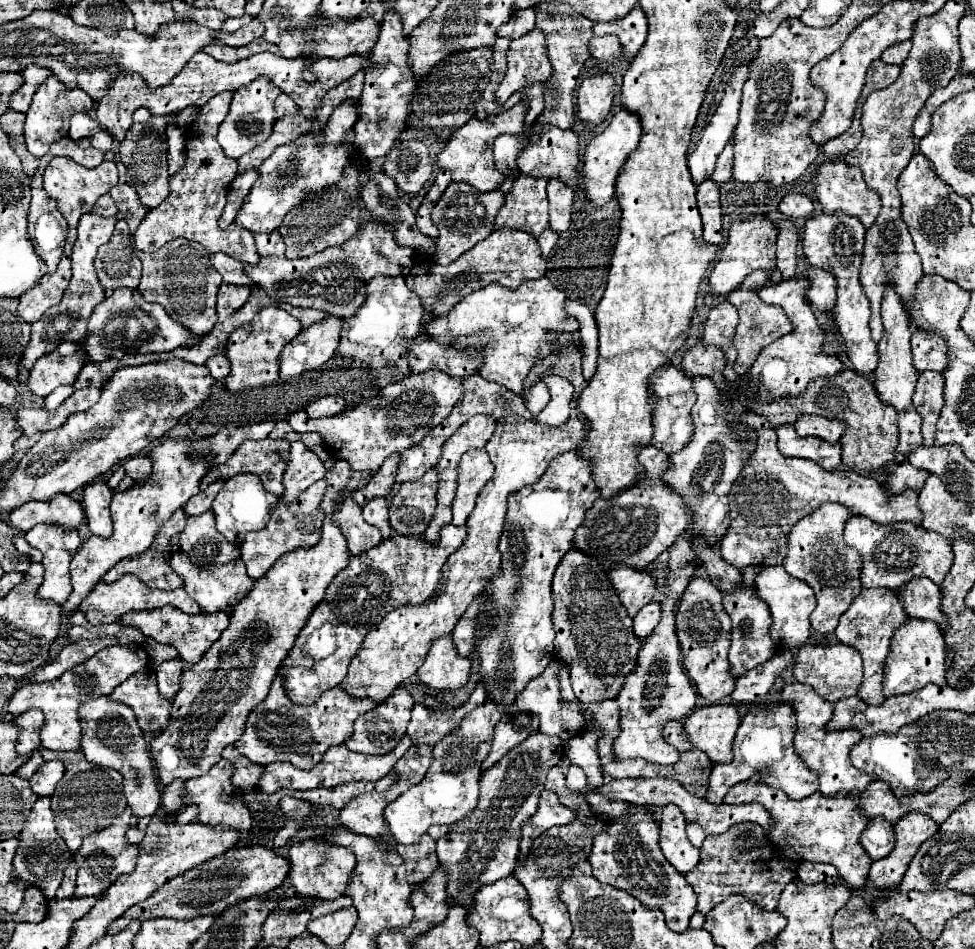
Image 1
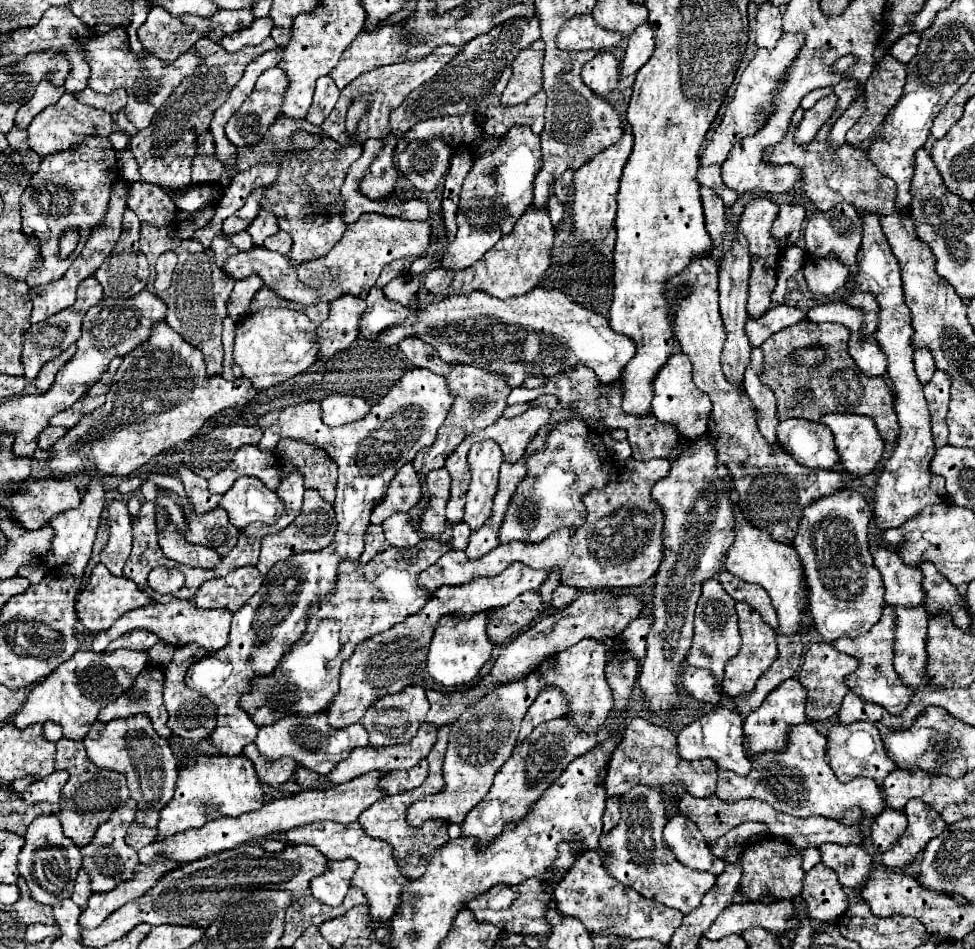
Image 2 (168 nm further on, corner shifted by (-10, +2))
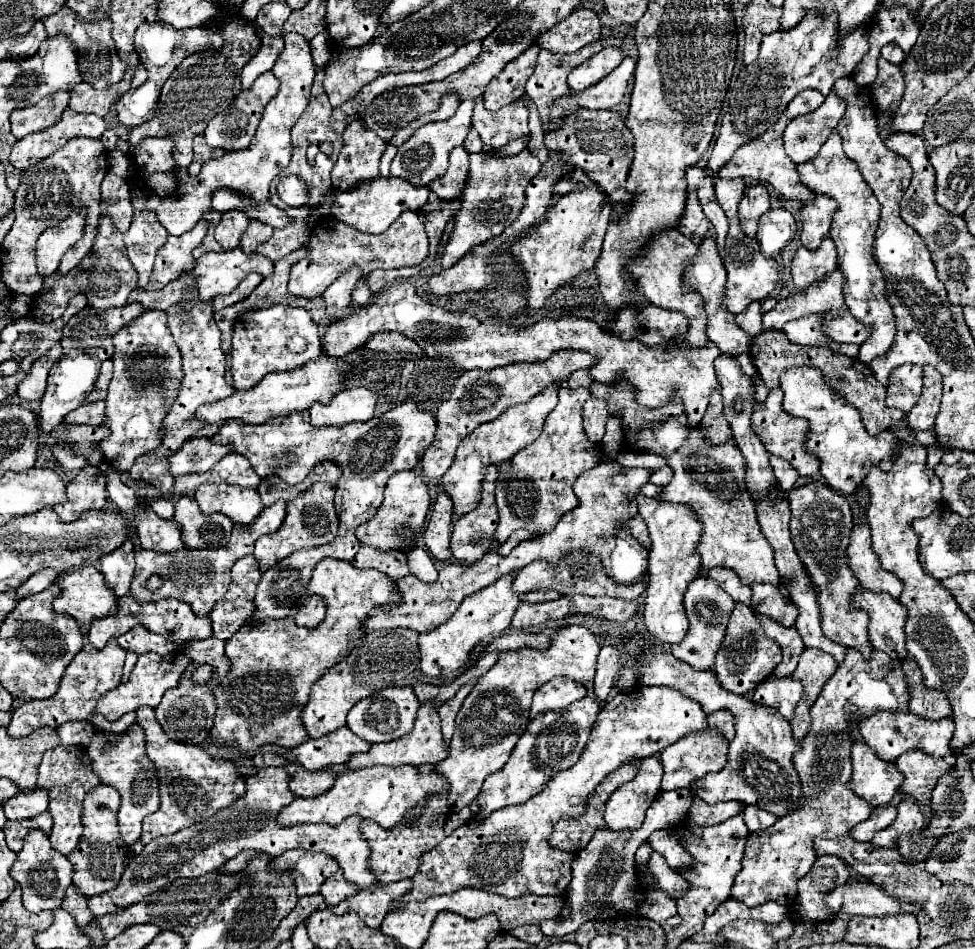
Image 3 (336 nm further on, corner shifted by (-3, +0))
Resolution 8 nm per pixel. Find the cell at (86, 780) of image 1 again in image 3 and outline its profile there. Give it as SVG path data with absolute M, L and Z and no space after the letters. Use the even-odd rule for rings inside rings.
M57 745L55 749L49 749L43 755L43 761L39 765L37 787L47 789L49 793L49 813L53 817L53 829L49 833L49 839L53 849L57 849L59 853L69 855L77 847L79 837L83 835L83 825L81 825L83 799L97 785L101 785L101 779L91 771L91 765L83 747Z

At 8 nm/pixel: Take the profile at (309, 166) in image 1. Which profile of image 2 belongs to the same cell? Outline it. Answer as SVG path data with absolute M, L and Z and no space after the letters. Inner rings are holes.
M260 211L258 217L252 221L252 225L248 227L248 233L252 237L252 243L260 247L266 237L278 233L278 221L270 211Z

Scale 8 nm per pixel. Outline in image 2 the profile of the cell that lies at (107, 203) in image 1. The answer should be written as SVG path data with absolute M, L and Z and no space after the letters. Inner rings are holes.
M125 209L122 222L122 235L114 247L114 251L104 259L102 267L94 273L98 283L104 289L106 297L114 299L130 299L132 295L140 293L146 287L148 281L148 261L146 257L138 251L138 237L140 237L140 223L137 215L130 209Z

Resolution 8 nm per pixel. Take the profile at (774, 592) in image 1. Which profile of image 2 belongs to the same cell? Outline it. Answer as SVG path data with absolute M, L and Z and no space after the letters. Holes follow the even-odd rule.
M734 503L734 543L732 547L726 551L726 561L724 567L738 575L740 579L744 579L746 583L756 583L762 589L766 589L766 593L772 599L772 605L776 607L778 613L778 621L780 621L780 629L784 635L792 635L792 633L800 633L800 621L804 617L804 587L800 583L802 579L802 563L796 555L796 549L792 545L784 545L774 541L768 531L754 527L740 511L738 503Z

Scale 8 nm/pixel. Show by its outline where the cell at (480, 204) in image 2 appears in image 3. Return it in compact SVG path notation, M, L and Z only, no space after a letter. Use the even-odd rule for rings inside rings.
M527 148L509 157L487 155L485 149L479 153L471 153L467 183L461 193L461 207L453 217L455 227L441 257L443 269L451 269L467 251L471 251L475 245L485 243L491 237L501 235L517 219L525 205L525 187L540 169L539 159Z

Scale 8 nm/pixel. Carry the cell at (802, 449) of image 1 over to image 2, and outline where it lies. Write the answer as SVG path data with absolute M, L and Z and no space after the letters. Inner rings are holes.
M786 419L776 427L776 437L782 449L804 467L832 469L838 463L832 433L828 427L808 419Z

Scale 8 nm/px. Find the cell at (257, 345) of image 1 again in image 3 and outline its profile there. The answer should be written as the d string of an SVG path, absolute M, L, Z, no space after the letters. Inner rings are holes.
M275 305L267 309L255 309L243 313L233 329L231 345L231 375L235 389L251 389L267 373L293 371L305 361L313 361L321 355L321 341L317 325L309 313L301 307Z

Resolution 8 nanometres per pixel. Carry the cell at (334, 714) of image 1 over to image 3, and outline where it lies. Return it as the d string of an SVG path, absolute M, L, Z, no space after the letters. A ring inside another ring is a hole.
M343 727L321 739L307 739L297 747L281 749L279 755L289 761L299 761L305 769L319 771L331 765L345 763L349 755L365 753L369 751L369 747L371 745L361 737L357 737L349 727Z

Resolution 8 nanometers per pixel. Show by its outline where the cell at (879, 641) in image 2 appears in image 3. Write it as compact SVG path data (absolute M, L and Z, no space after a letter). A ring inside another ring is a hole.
M847 649L843 663L835 675L825 683L821 695L811 707L811 729L803 739L803 747L793 757L793 765L801 777L801 801L793 815L779 817L777 823L765 831L751 833L745 845L743 867L731 887L731 897L747 907L759 907L765 901L775 901L789 907L797 897L797 879L801 879L817 855L813 849L815 837L841 837L849 833L857 823L869 819L873 807L857 797L845 781L849 781L849 723L847 713L873 715L877 711L907 711L909 689L901 665L889 655L871 649L871 659L865 659L861 651Z

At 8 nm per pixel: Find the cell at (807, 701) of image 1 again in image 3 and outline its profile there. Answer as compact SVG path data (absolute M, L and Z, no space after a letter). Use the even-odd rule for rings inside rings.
M855 741L851 745L851 763L853 773L847 783L849 789L873 807L887 805L903 781L895 763L881 761L863 741Z

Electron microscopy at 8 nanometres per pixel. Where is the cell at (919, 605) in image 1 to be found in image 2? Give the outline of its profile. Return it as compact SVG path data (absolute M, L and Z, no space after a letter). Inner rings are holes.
M870 545L872 559L876 569L882 575L882 583L886 589L886 603L888 605L902 605L902 607L918 607L924 601L922 591L922 571L918 567L908 567L898 553Z

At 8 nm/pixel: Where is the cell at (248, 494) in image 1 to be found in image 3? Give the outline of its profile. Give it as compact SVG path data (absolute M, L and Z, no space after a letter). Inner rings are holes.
M207 485L197 489L195 501L205 513L223 513L233 523L253 523L261 511L263 503L257 489L247 489L239 485Z

